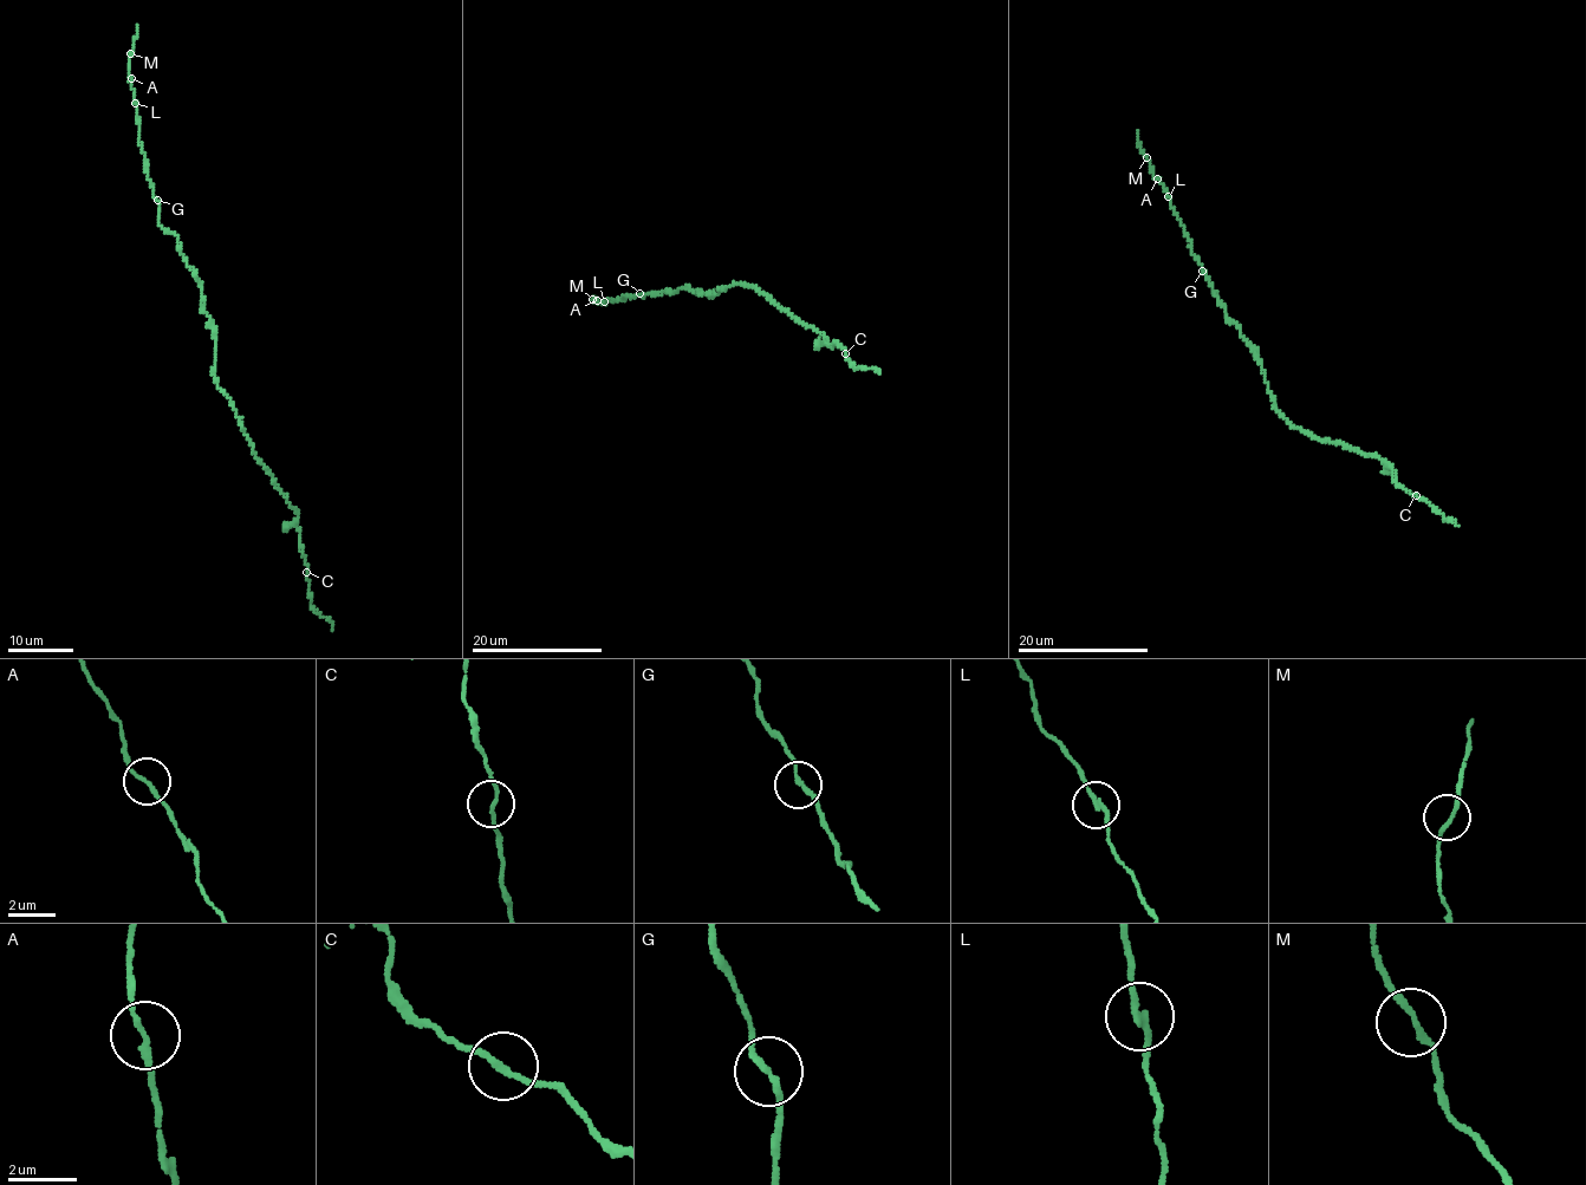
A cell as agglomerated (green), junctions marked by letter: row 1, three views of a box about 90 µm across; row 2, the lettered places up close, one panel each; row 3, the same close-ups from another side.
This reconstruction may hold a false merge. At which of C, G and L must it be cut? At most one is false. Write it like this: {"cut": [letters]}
{"cut": []}

